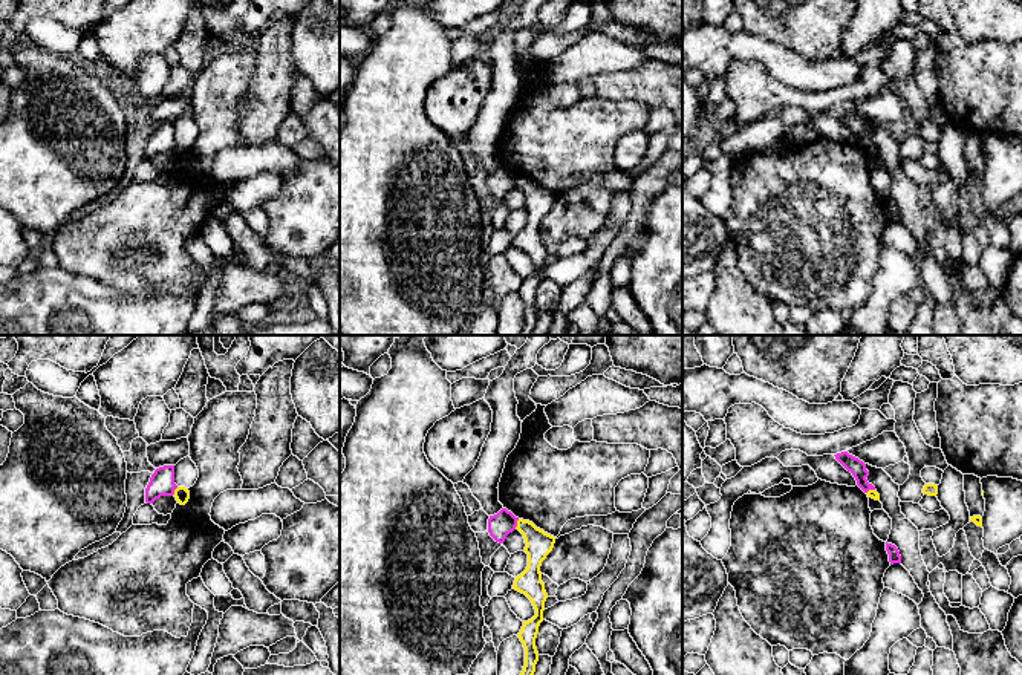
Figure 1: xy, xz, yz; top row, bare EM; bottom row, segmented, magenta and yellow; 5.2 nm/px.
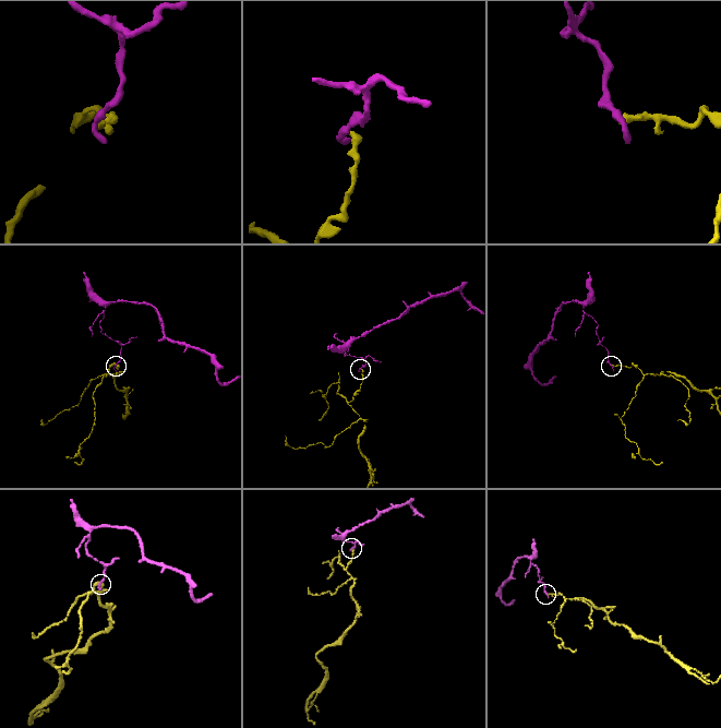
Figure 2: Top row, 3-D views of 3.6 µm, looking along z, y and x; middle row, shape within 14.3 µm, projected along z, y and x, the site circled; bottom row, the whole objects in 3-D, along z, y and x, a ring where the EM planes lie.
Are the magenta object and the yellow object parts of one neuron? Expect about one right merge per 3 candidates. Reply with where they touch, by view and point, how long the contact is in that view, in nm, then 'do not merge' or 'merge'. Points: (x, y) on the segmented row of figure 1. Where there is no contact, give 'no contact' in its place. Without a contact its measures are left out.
xz (516, 524) | 60 nm | do not merge

